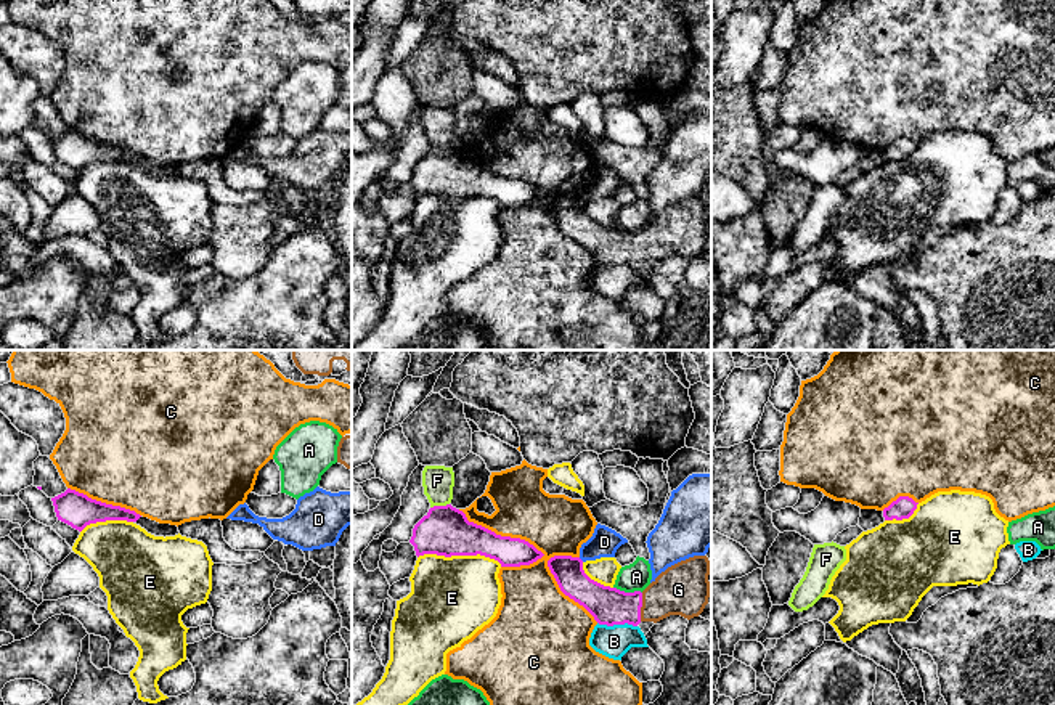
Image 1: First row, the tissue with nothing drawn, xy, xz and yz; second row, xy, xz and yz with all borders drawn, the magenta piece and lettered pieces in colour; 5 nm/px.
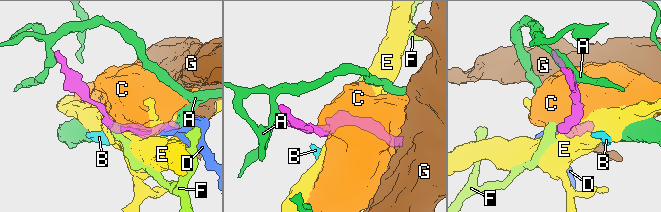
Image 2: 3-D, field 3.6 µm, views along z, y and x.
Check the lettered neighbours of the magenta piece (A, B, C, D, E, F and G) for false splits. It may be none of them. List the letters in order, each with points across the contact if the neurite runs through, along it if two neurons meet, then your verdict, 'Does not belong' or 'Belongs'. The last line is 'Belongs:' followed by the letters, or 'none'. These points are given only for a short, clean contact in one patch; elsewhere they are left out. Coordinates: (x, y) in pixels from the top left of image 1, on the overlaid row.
A: Does not belong
B: Boundary: xz (598, 622), (607, 625), (631, 623), (636, 627). Does not belong
C: Does not belong
D: Does not belong
E: Does not belong
F: Does not belong
G: Path across: xz (609, 606), (641, 606), (651, 606), (683, 588). Belongs
Belongs: G

